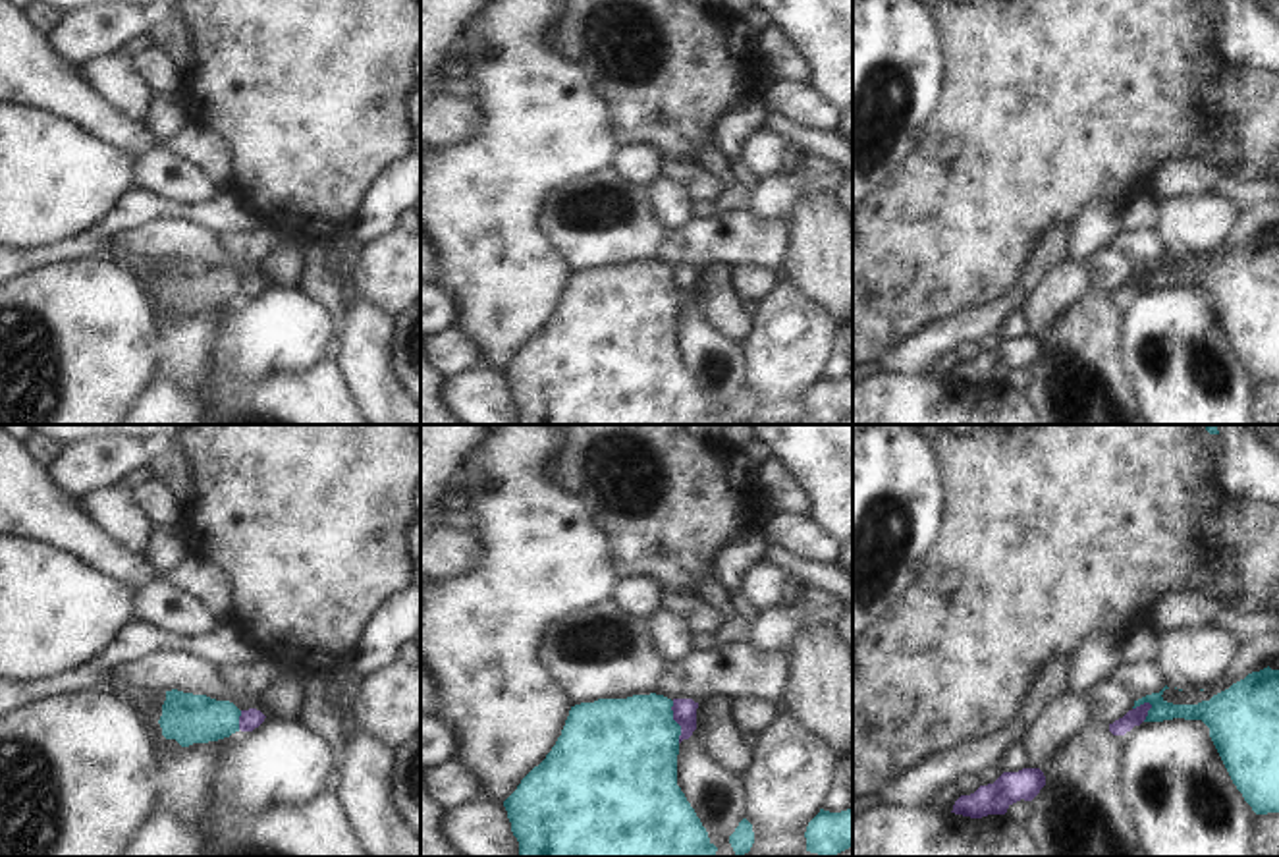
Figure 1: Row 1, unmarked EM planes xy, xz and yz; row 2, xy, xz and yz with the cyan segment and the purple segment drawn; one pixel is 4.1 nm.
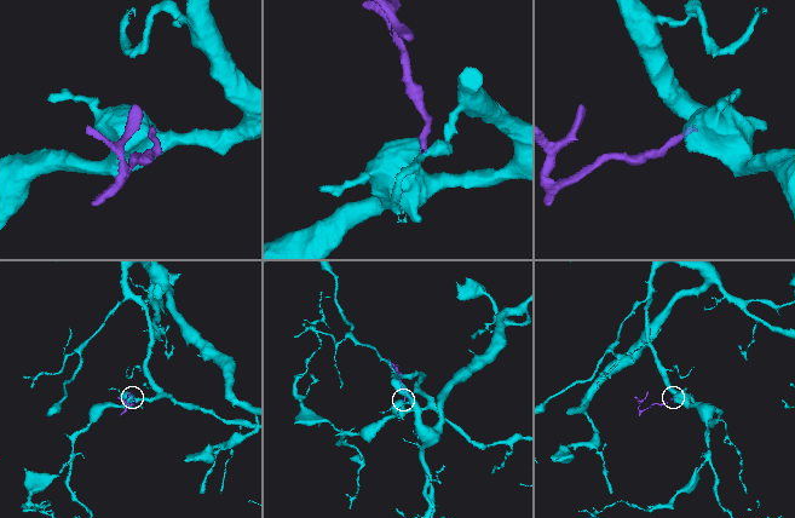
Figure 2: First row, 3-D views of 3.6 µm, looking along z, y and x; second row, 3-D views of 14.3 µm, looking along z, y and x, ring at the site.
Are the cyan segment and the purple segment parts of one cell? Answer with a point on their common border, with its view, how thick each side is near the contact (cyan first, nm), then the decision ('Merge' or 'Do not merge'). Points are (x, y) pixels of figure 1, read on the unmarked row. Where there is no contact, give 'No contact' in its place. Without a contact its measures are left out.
Touches cyan at xz (676, 290). Thickness 440 nm (cyan) against 100 nm. Do not merge

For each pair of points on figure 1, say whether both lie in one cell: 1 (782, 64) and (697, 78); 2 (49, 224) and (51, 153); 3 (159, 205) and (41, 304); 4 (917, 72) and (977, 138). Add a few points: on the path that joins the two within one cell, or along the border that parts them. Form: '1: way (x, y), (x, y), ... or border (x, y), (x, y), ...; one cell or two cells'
1: border (753, 49), (762, 66); two cells
2: way (49, 207), (49, 170); one cell
3: border (95, 255), (54, 261), (51, 265); two cells
4: border (946, 55), (942, 99), (919, 139); two cells

